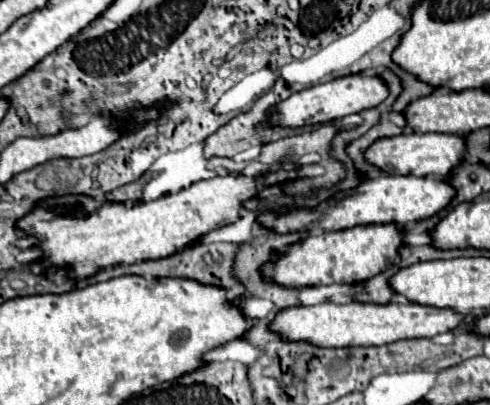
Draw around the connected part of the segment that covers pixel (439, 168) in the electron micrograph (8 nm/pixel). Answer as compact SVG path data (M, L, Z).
M406 130L400 136L380 138L372 142L364 152L364 160L388 174L392 174L394 170L396 174L412 176L444 176L448 174L448 170L452 170L452 166L456 166L456 162L460 162L460 158L464 156L464 148L464 138L458 134L420 134Z

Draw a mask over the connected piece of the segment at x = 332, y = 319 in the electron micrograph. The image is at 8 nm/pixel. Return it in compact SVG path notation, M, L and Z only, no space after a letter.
M322 302L314 306L284 308L270 322L270 330L288 342L308 342L320 348L346 348L346 346L382 346L404 338L432 338L442 332L458 328L460 312L452 308L430 308L412 302L402 304L336 304Z

